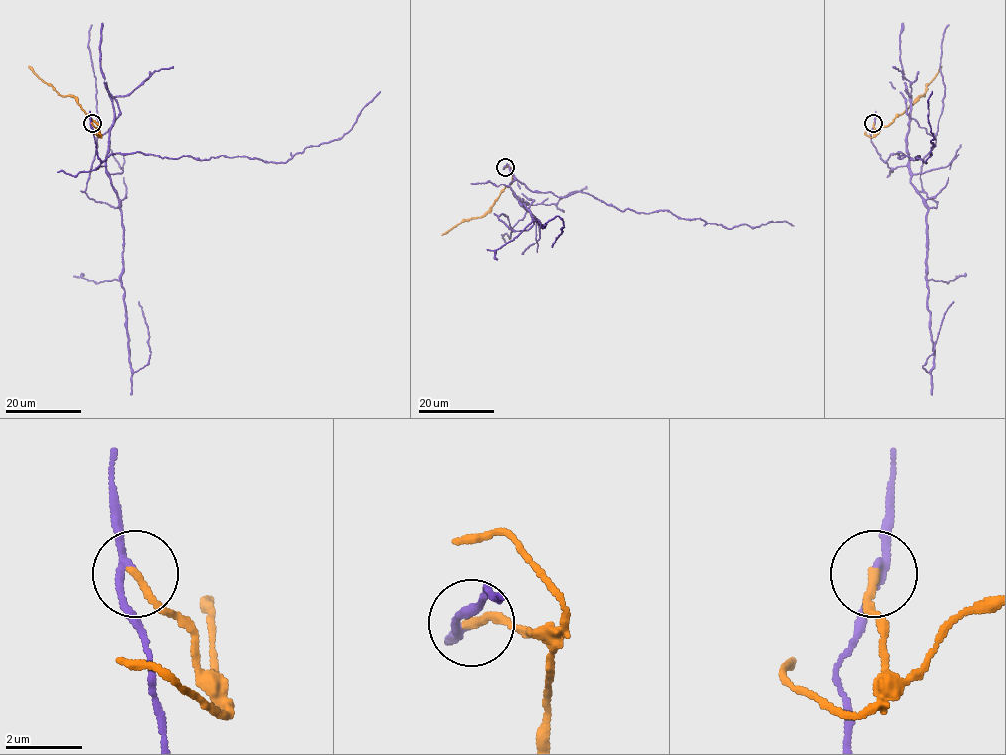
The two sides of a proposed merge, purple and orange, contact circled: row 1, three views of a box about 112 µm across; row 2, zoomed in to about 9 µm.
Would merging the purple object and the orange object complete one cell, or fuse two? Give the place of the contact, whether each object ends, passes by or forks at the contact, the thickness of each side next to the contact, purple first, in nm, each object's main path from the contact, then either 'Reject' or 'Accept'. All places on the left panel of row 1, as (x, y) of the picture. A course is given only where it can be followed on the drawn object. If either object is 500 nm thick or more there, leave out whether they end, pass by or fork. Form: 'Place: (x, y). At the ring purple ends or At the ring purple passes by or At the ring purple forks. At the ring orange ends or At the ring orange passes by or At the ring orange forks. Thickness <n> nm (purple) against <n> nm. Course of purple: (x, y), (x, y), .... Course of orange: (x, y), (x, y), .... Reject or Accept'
Place: (92, 123). At the ring purple passes by. At the ring orange ends. Thickness 180 nm (purple) against 220 nm. Course of purple: (92, 123), (96, 168), (106, 170), (122, 215), (120, 284), (135, 372), (151, 353), (138, 302). Course of orange: (92, 123), (99, 133), (99, 127), (78, 101), (70, 95), (61, 95), (28, 66). Reject

